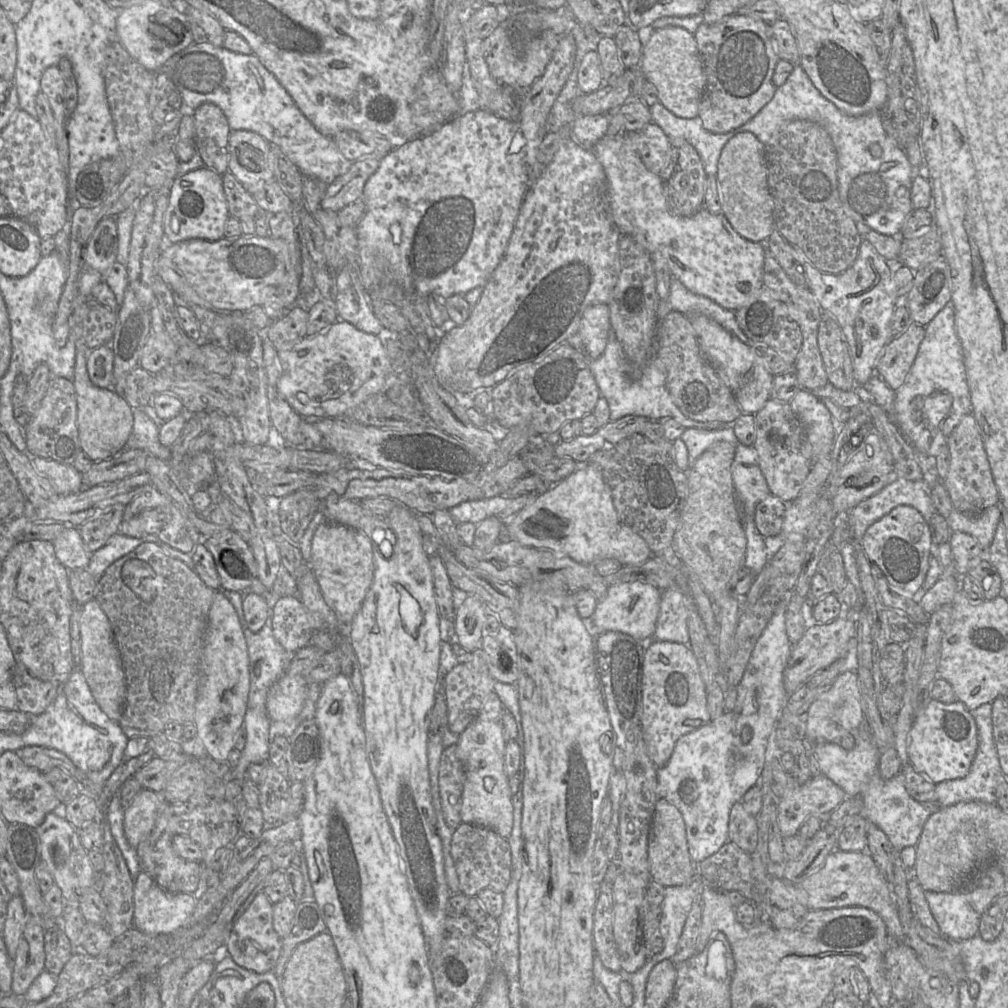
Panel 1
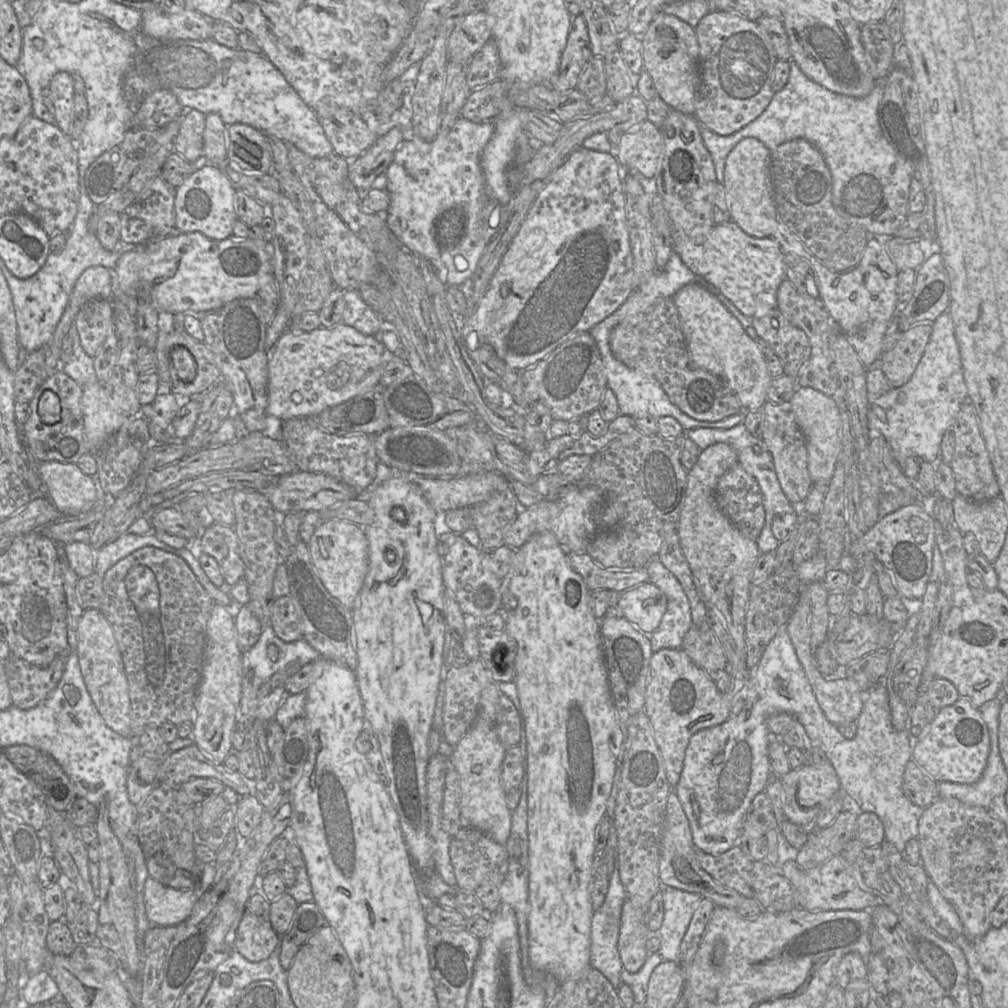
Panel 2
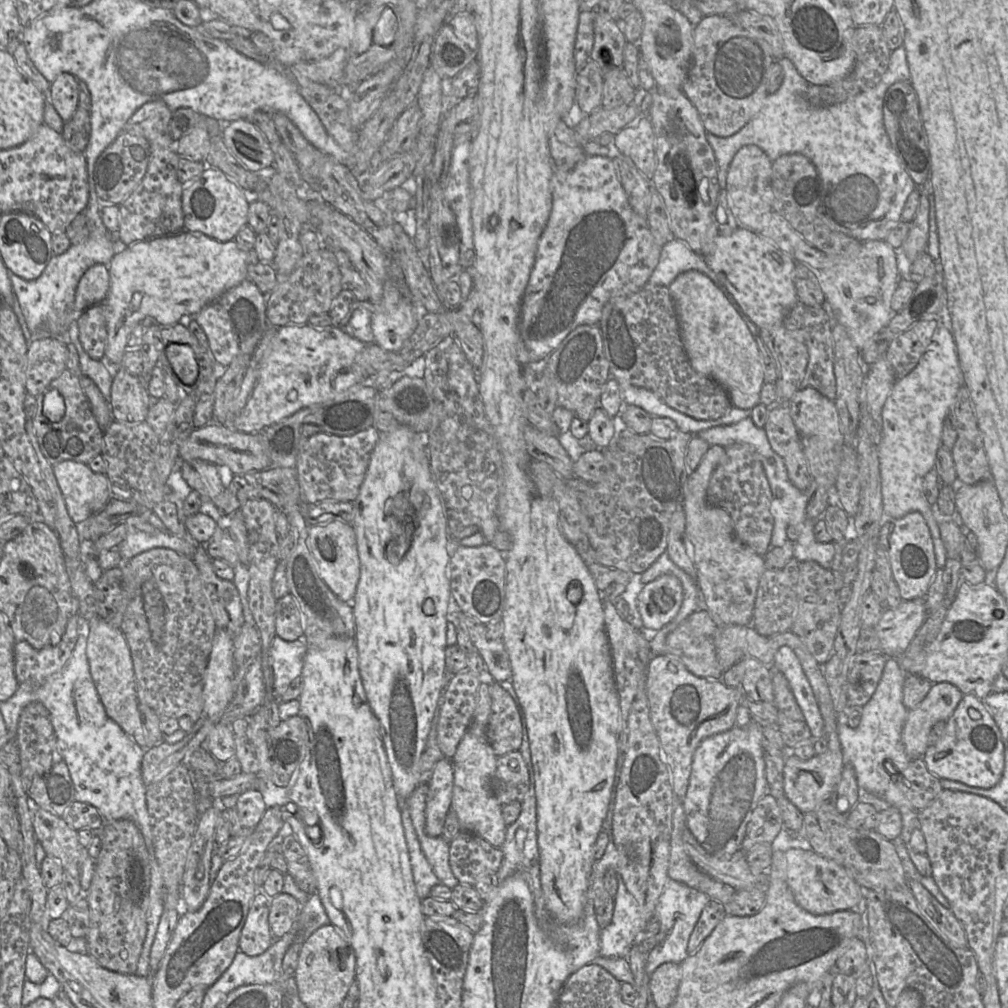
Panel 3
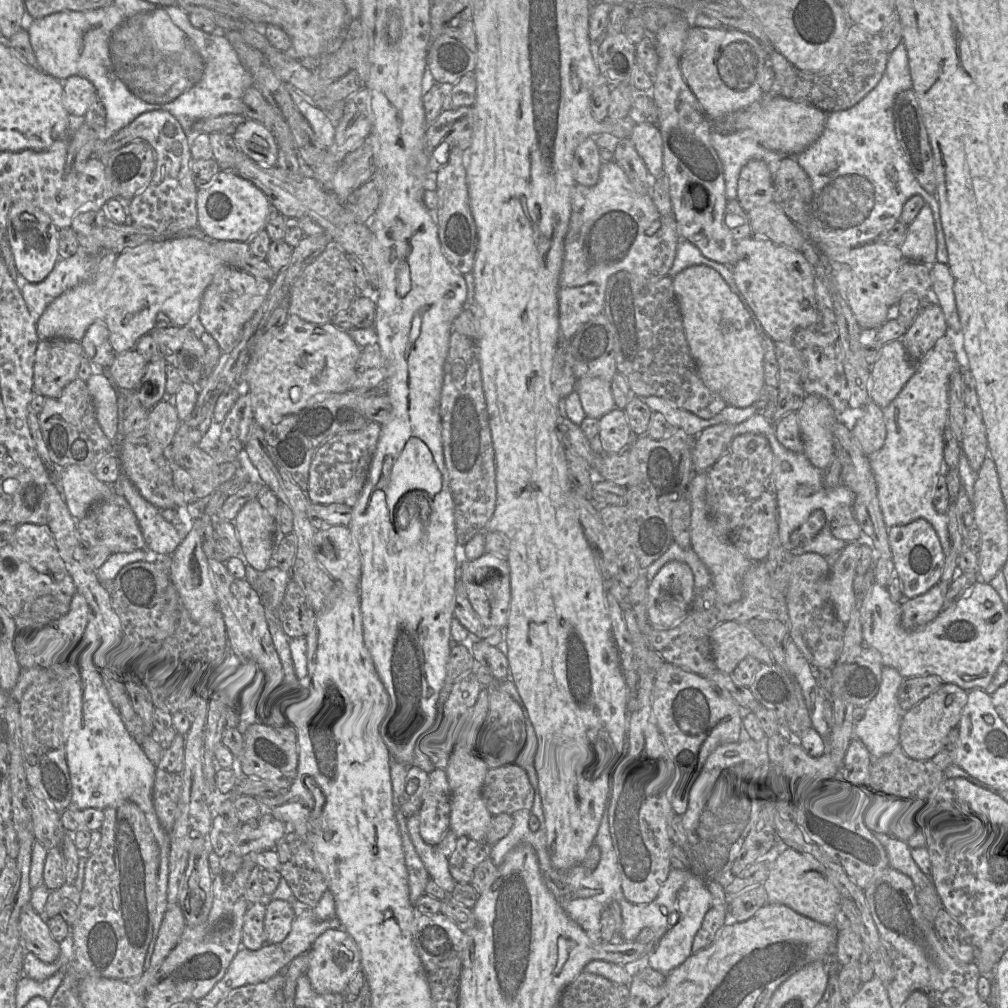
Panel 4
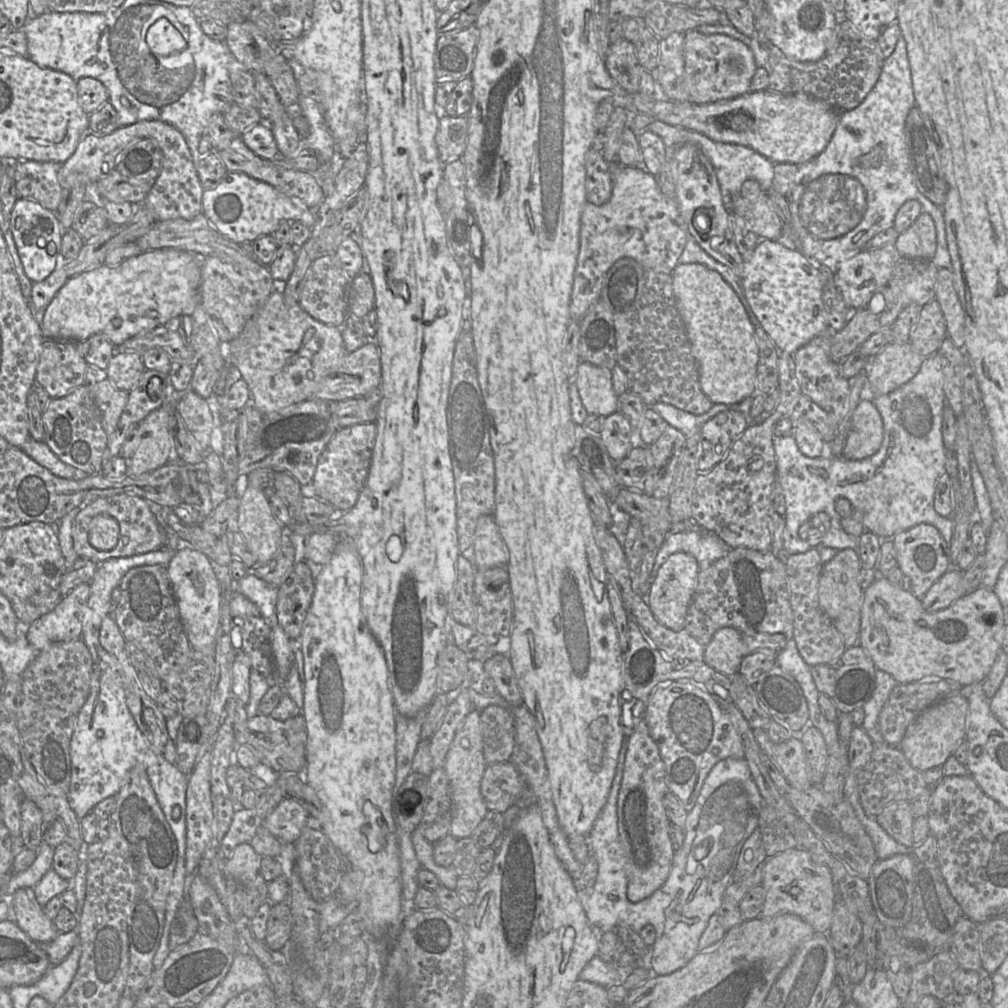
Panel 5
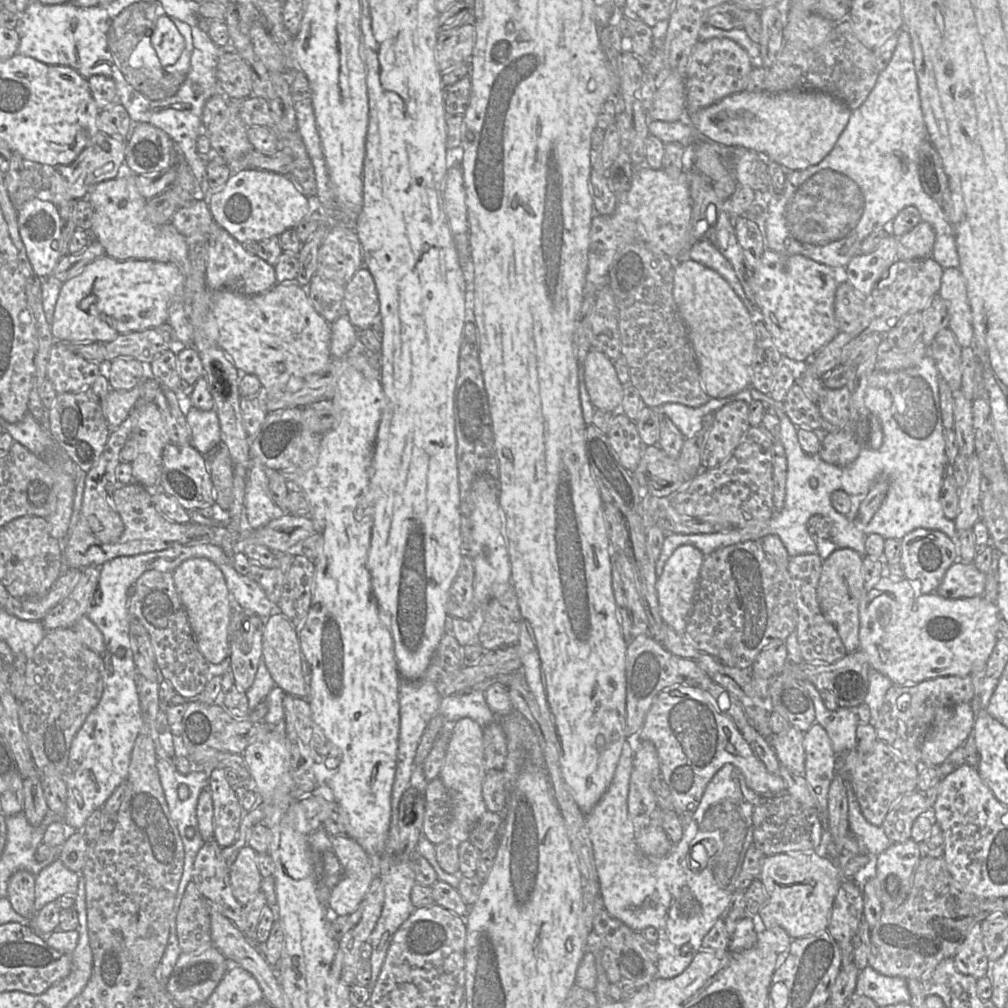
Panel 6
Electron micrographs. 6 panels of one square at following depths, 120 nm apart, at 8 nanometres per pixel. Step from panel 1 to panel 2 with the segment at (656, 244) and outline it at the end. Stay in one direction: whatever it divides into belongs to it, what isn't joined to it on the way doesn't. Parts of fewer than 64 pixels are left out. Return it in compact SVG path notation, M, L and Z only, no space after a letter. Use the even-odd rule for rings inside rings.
M729 220L722 224L697 226L690 233L673 227L671 248L694 274L717 287L747 317L763 316L777 307L777 291L781 282L786 278L786 270L783 252L772 237L752 237L734 221Z

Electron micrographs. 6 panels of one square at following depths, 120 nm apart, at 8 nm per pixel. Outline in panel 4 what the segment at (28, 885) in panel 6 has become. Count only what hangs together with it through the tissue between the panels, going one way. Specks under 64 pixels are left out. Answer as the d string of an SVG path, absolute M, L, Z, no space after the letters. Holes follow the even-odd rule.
M27 903L21 909L19 922L25 950L43 962L56 961L60 955L60 942L52 936L46 917L38 914L31 903Z

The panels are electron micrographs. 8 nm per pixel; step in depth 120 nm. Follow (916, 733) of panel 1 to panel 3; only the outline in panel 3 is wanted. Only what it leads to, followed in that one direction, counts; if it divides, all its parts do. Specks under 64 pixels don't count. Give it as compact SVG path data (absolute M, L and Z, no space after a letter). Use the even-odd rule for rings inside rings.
M964 694L955 711L946 721L942 736L935 744L928 746L922 758L928 770L939 779L955 780L984 789L994 787L1000 781L1004 770L1004 744L1001 732L991 714L985 709L983 701L974 694Z

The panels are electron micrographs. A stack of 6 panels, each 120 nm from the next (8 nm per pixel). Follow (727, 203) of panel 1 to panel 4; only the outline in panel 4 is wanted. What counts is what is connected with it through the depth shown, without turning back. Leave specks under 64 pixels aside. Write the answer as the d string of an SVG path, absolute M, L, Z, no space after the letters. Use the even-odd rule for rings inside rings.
M753 159L742 167L736 200L746 213L773 201L773 177L764 161Z

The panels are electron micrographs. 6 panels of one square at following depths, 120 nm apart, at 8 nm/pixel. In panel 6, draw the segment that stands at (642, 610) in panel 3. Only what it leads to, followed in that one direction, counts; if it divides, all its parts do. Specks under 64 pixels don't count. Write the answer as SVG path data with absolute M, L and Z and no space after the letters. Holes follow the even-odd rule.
M682 545L668 558L662 574L657 578L656 590L663 622L679 633L685 633L688 617L696 597L700 570L705 556L692 545Z

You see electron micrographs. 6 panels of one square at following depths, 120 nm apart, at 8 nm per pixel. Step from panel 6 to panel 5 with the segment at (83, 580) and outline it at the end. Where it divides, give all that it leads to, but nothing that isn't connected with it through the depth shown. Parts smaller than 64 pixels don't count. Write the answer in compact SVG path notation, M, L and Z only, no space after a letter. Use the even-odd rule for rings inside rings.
M90 583L78 585L51 612L32 622L26 629L28 642L41 652L54 643L79 639L89 591Z

